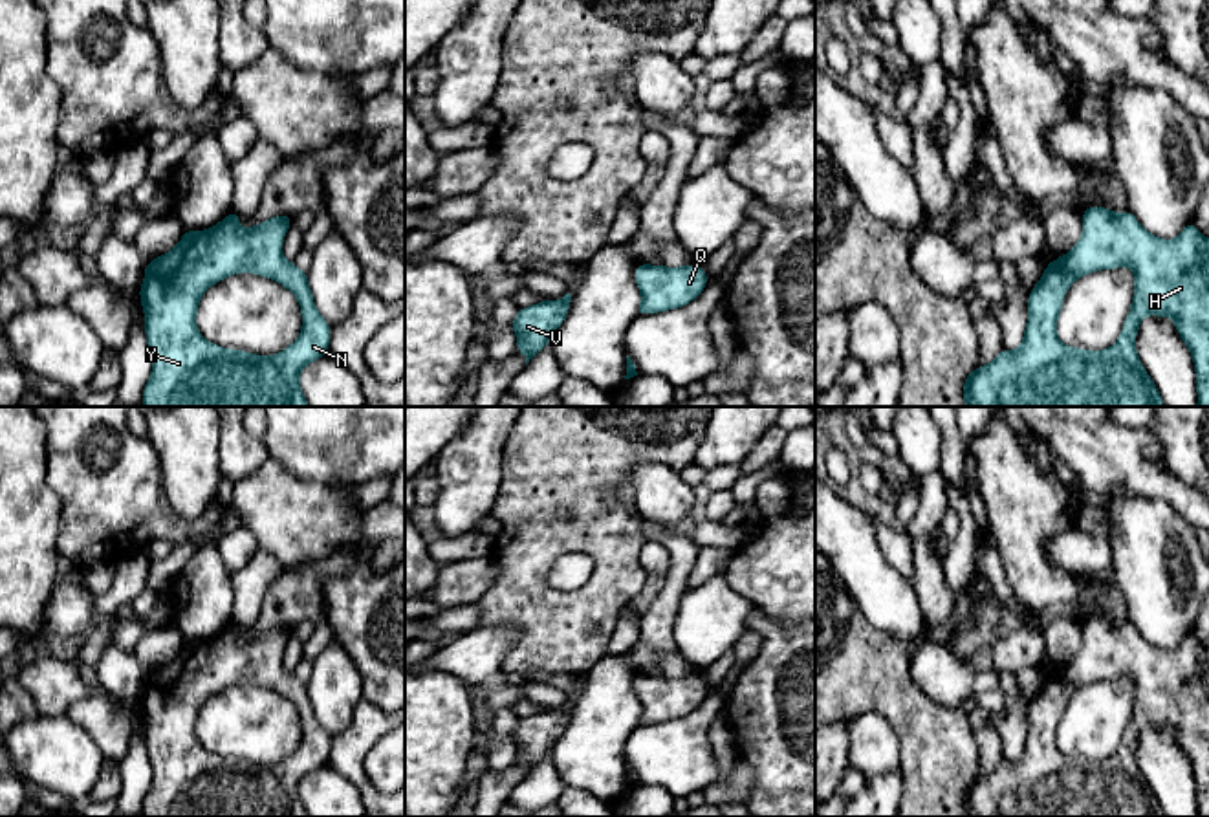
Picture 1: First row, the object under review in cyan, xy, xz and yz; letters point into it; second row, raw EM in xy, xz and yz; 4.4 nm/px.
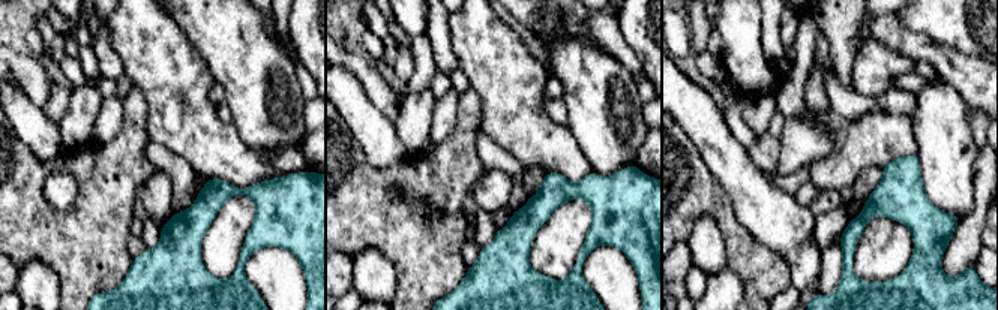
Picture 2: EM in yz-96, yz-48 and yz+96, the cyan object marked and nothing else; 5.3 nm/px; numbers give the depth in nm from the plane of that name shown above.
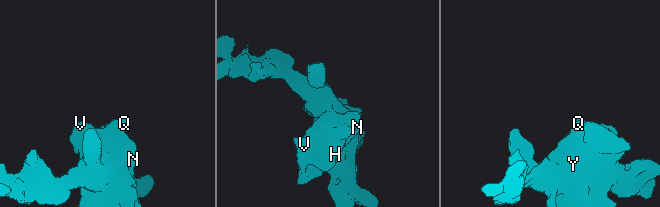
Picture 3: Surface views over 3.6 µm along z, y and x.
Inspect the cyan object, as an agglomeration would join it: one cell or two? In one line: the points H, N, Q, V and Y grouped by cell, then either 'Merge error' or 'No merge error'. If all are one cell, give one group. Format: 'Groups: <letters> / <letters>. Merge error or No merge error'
Groups: H N Q V Y. No merge error

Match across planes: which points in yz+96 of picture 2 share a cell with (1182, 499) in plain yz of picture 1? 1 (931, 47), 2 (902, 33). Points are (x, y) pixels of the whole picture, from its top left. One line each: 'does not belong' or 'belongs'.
1: belongs
2: belongs

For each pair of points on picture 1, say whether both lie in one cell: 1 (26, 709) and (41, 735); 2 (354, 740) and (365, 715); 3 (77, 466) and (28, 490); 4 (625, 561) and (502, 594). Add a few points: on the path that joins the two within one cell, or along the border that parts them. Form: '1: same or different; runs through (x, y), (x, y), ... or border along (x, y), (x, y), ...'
1: different; border along (39, 715), (19, 724)
2: same; runs through (359, 735), (365, 729), (365, 720)
3: different; border along (44, 436), (44, 480), (61, 502), (59, 521)
4: same; runs through (594, 592), (583, 603), (533, 603)

